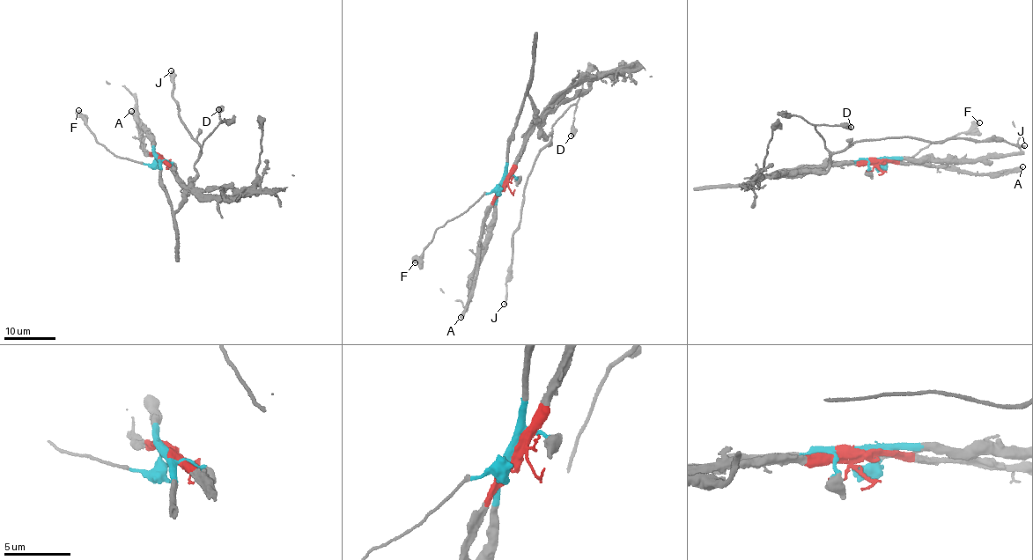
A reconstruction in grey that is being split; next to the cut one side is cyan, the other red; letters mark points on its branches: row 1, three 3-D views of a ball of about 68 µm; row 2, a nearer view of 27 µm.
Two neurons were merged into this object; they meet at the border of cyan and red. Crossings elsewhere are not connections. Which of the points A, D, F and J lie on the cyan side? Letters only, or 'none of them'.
D, F, J

